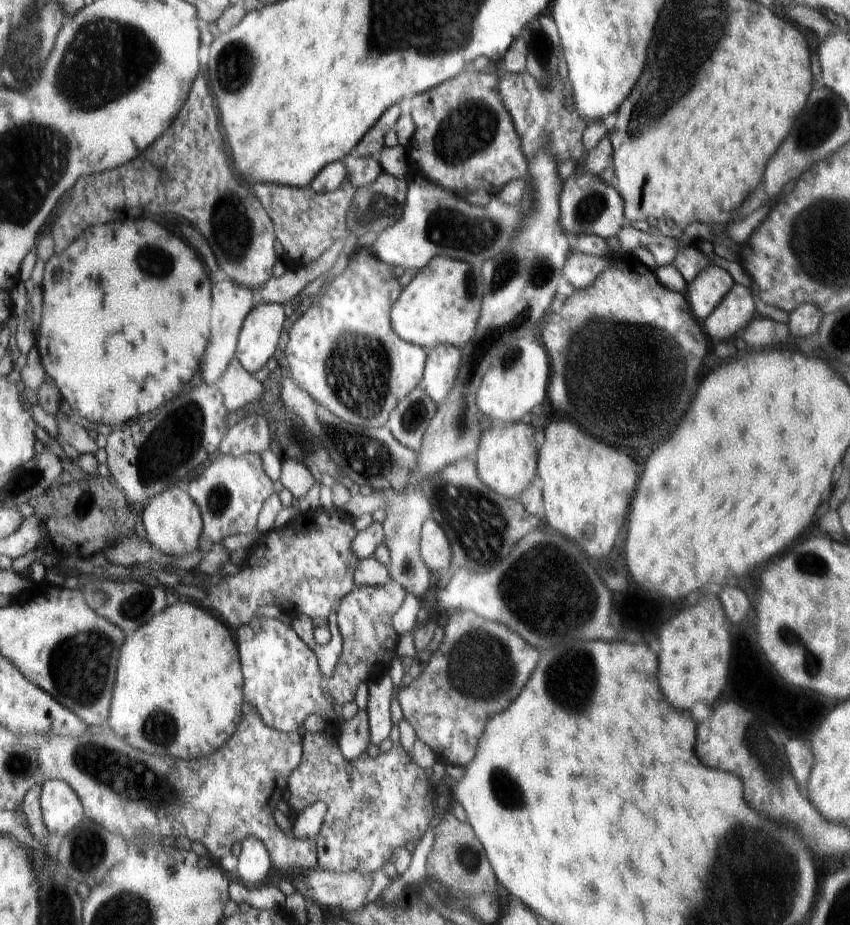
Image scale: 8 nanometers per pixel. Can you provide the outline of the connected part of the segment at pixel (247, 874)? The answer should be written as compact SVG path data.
M250 836L242 842L242 850L237 857L236 878L241 878L246 884L260 884L273 868L270 855L265 844Z

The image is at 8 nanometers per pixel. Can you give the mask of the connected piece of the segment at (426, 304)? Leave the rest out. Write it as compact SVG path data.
M434 257L424 268L414 274L412 281L403 288L402 294L392 303L391 324L402 340L426 350L440 345L460 349L472 338L482 306L482 276L478 266L448 257Z

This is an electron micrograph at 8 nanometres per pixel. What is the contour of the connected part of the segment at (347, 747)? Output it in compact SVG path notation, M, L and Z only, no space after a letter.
M359 710L352 719L342 726L338 746L340 747L340 752L348 760L352 760L357 759L366 751L370 743L367 710Z

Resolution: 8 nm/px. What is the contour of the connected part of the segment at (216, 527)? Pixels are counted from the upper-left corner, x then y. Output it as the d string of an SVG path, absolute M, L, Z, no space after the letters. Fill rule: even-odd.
M246 453L240 456L217 454L202 472L184 485L196 501L203 522L197 550L206 555L211 547L234 534L248 534L256 528L262 504L274 492L273 480L266 474L261 456Z

